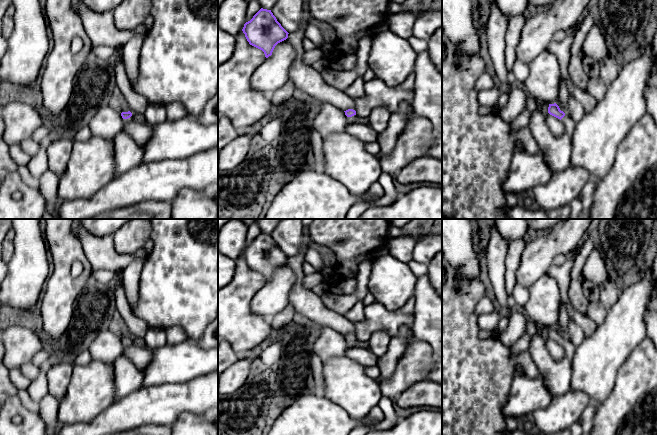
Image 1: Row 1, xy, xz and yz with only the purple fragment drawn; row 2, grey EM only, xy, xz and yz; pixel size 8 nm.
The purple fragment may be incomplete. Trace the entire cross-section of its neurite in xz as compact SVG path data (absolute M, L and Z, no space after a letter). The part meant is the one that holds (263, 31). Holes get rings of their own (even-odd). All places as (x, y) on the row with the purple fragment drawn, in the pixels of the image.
M261 8L242 29L250 45L262 50L265 57L272 55L275 46L288 38L271 10Z

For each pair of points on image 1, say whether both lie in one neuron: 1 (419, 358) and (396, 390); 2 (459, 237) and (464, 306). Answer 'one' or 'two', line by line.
1: one
2: two

